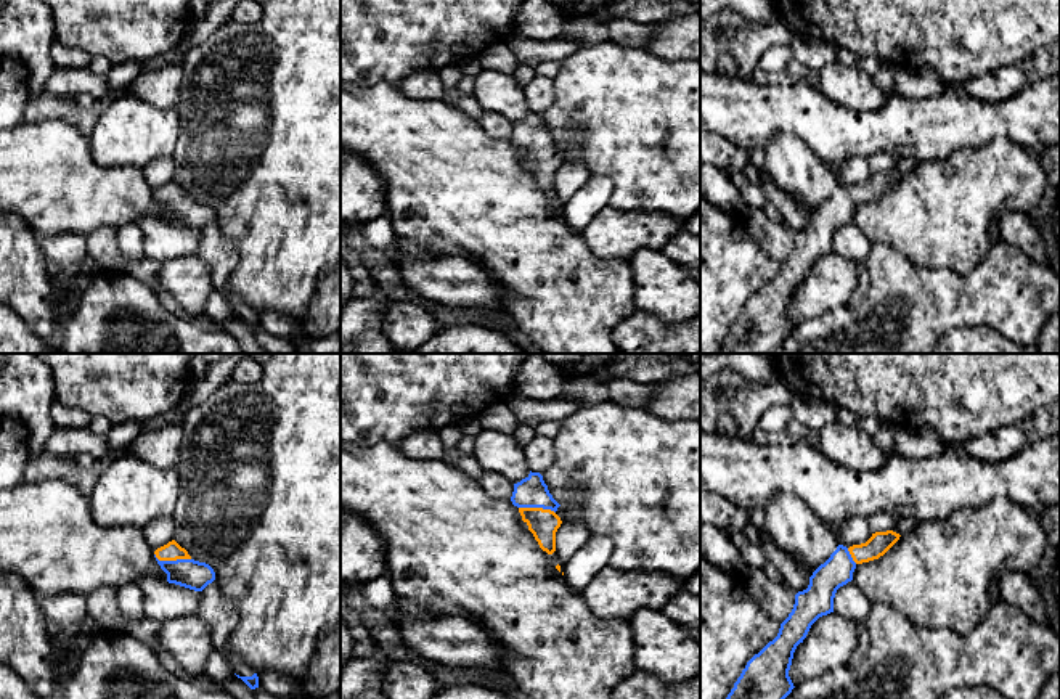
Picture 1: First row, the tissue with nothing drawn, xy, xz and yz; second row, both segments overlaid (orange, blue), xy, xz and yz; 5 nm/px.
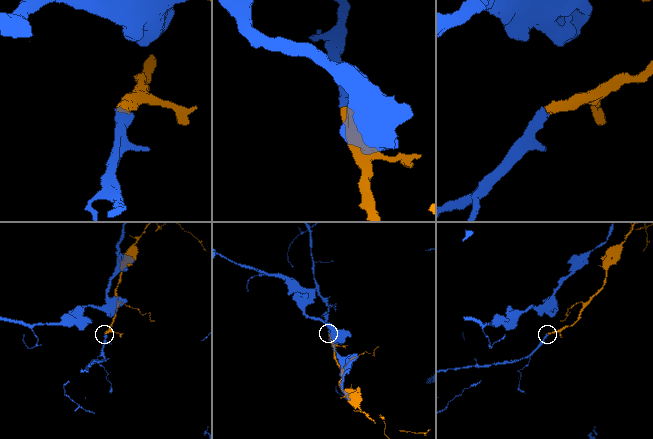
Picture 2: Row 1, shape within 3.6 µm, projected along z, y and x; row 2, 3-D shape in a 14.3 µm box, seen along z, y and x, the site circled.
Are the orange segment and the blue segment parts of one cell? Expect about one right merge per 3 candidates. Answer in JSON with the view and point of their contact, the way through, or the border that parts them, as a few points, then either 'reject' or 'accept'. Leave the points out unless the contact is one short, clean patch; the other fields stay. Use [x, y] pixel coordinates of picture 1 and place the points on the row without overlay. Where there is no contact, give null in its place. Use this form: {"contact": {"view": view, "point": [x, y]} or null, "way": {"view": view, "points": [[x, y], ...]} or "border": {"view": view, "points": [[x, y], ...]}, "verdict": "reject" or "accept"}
{"contact": {"view": "xy", "point": [172, 200]}, "way": {"view": "xy", "points": [[171, 192], [172, 200], [191, 214]]}, "verdict": "accept"}

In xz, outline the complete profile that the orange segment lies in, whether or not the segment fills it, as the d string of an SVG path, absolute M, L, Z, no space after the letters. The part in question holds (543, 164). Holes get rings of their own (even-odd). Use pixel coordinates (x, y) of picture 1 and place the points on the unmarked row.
M532 112L514 124L511 137L514 146L519 148L522 161L528 166L540 188L548 194L556 191L556 172L562 161L556 154L561 146L548 130L540 112Z

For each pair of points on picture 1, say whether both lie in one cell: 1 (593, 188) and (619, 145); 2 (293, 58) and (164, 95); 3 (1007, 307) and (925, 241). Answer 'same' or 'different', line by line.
1: different
2: different
3: different

